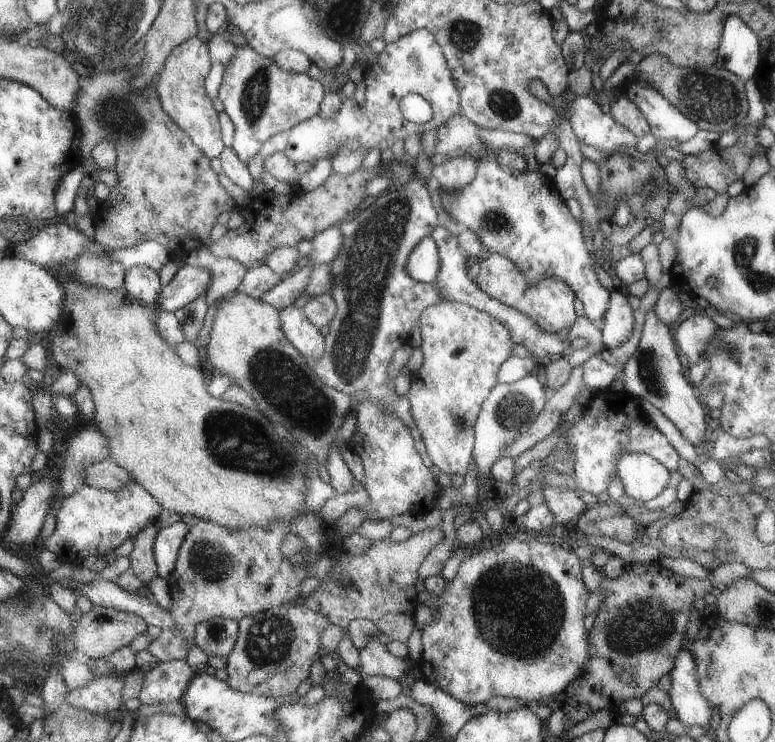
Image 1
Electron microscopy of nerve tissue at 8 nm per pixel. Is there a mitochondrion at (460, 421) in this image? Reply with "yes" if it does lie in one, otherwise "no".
yes

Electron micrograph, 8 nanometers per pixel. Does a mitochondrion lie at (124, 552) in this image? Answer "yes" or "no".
no

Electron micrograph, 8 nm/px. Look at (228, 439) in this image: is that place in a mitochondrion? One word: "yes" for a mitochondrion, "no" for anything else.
yes

